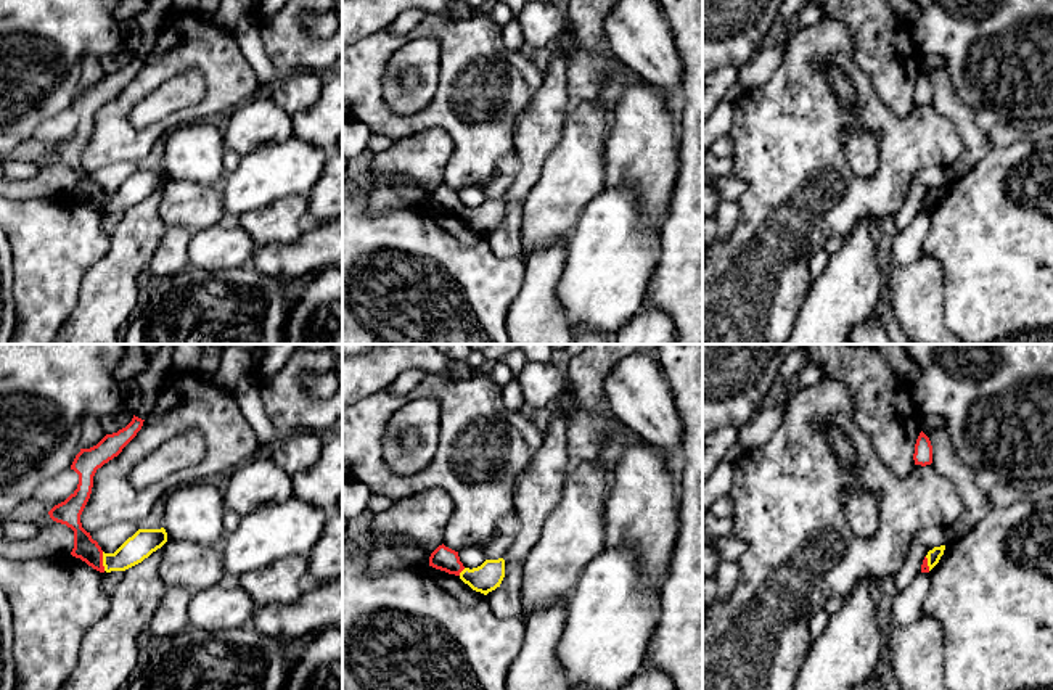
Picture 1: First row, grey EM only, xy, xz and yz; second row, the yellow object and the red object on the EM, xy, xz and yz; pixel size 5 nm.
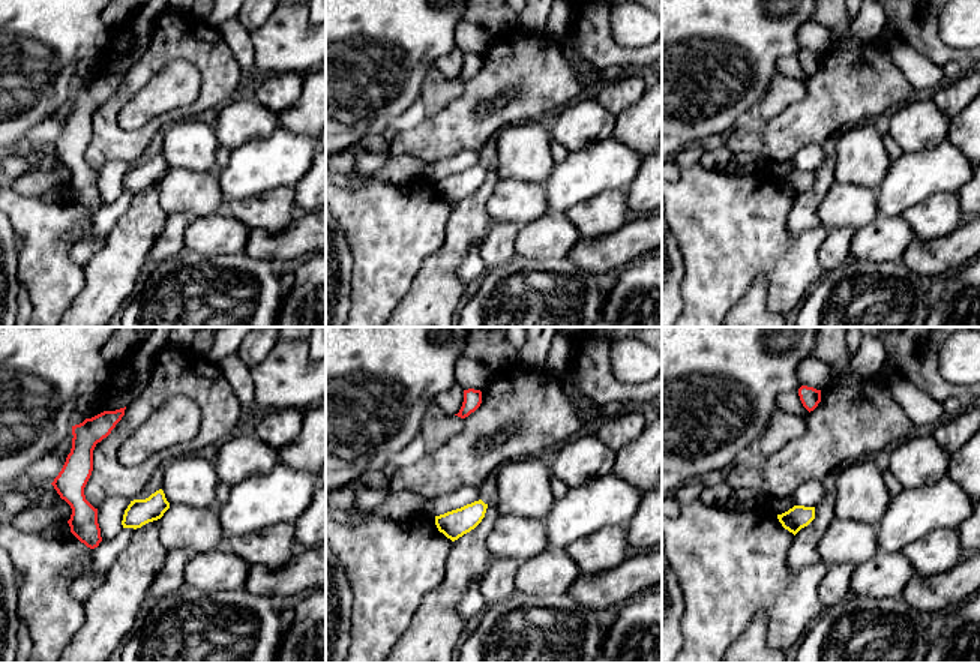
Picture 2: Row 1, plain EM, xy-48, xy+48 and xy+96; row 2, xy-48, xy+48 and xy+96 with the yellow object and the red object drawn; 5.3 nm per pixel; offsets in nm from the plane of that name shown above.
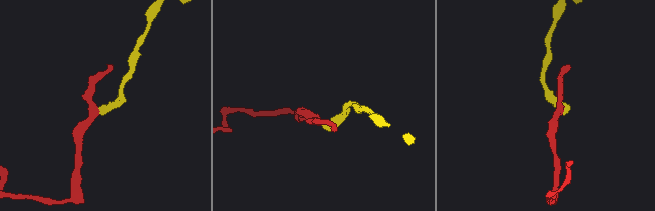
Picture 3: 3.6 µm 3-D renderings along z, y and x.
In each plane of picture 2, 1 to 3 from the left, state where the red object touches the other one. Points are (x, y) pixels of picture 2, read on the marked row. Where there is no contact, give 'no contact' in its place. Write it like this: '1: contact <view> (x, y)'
1: no contact
2: no contact
3: no contact

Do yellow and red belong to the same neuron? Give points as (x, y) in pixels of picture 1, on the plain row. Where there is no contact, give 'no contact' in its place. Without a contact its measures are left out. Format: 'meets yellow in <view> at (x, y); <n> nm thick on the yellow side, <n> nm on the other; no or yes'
meets yellow in xy at (103, 201); 140 nm thick on the yellow side, 120 nm on the other; yes

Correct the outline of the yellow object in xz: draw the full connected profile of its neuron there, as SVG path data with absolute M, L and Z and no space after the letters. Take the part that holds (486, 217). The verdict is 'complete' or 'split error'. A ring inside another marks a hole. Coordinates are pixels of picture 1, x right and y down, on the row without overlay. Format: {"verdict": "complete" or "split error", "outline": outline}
{"verdict": "split error", "outline": "M439 185L429 196L429 206L458 216L473 230L487 235L500 227L505 217L505 199L486 199L477 207L465 207L460 201L458 191Z"}

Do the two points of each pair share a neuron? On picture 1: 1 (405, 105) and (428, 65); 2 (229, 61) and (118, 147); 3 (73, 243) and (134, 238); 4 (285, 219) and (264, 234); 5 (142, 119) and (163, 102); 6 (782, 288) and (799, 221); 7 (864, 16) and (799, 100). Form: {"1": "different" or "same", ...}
{"1": "same", "2": "same", "3": "different", "4": "same", "5": "same", "6": "same", "7": "different"}

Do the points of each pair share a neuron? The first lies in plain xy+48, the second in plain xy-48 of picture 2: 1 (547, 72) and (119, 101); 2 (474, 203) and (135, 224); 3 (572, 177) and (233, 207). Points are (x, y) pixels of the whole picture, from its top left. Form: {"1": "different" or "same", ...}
{"1": "same", "2": "same", "3": "different"}

